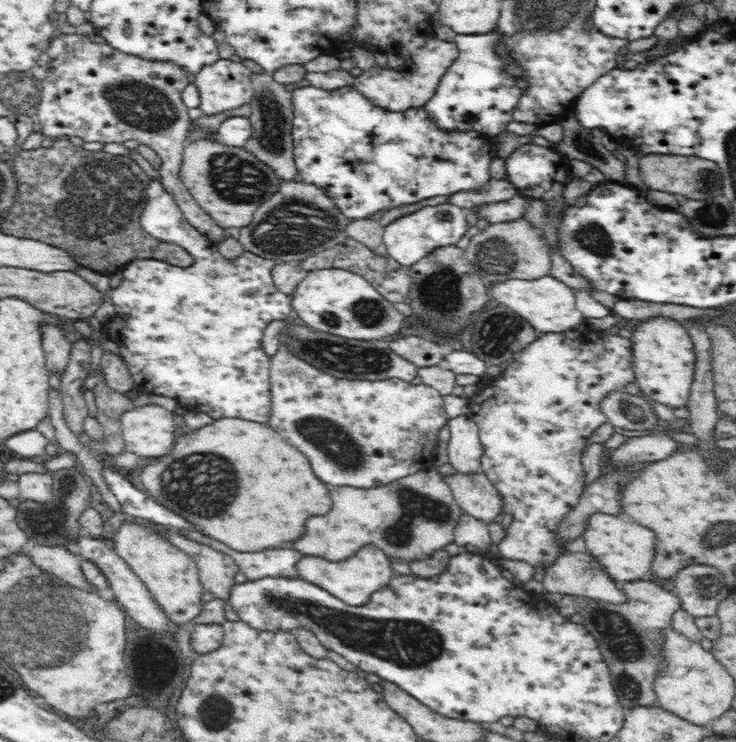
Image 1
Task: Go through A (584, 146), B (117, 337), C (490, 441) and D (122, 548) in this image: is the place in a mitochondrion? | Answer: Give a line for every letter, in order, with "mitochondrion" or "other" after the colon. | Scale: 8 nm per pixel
A: mitochondrion
B: other
C: other
D: other

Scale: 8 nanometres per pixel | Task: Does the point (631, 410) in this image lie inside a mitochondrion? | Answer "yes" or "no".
yes

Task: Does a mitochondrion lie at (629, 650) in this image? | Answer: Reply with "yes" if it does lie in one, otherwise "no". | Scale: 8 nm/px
yes

